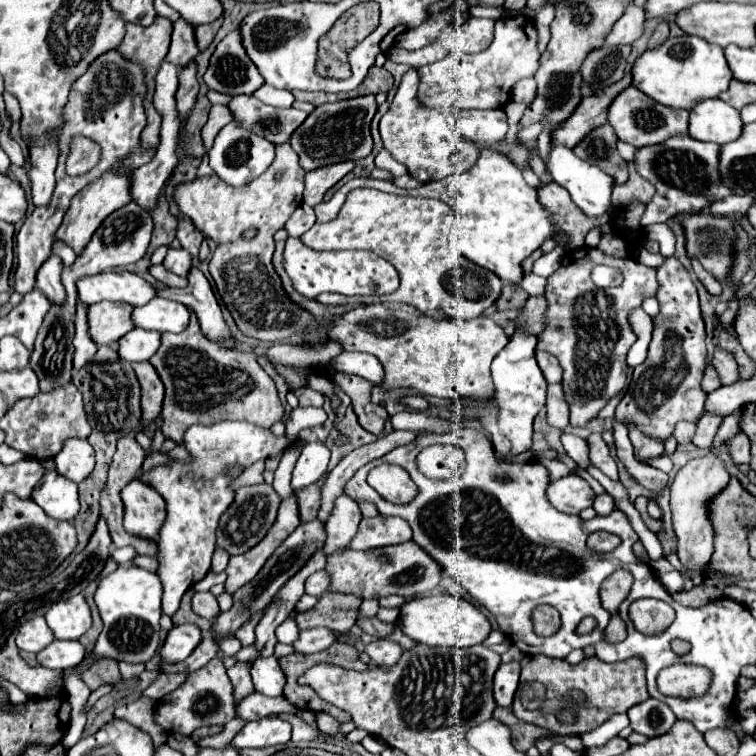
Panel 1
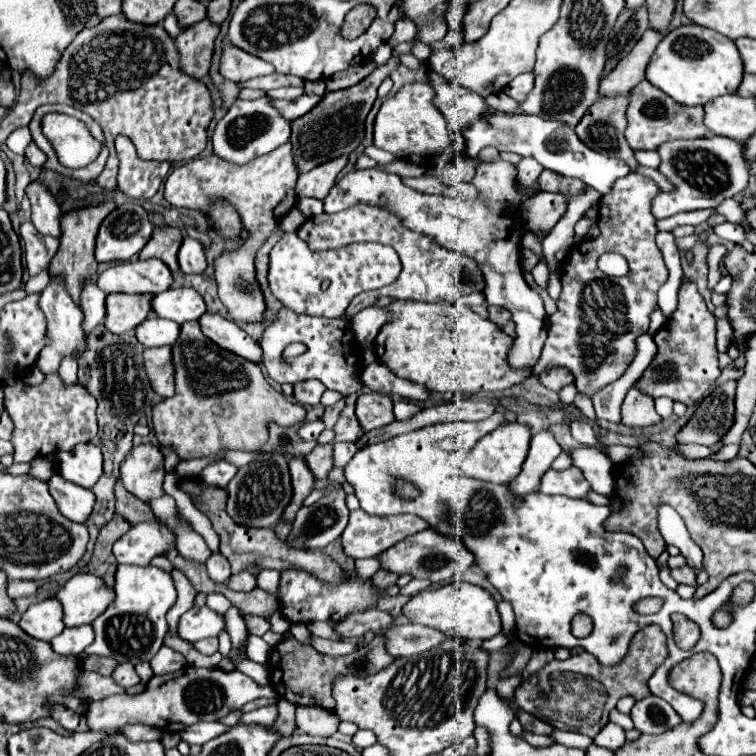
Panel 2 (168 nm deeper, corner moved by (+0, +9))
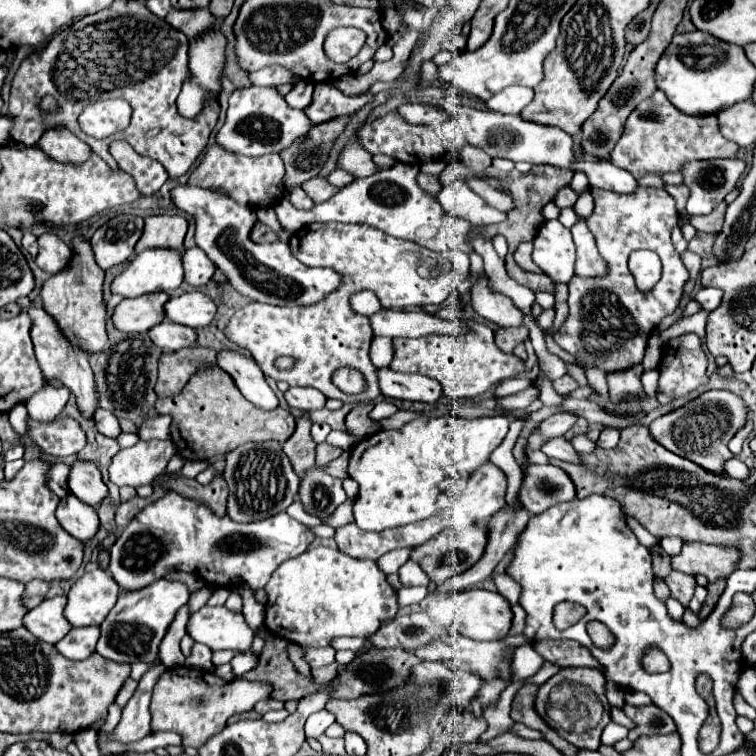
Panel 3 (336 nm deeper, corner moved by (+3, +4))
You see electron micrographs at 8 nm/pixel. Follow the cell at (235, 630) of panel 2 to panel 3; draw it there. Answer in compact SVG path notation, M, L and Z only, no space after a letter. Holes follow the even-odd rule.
M237 653L237 655L233 657L233 661L231 661L231 667L233 667L233 673L235 673L235 675L247 673L247 671L251 671L255 665L257 665L257 657L241 655L241 653Z

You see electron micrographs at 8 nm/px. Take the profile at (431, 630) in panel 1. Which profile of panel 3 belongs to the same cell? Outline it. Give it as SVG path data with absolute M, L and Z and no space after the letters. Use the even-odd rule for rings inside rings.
M469 589L469 591L455 593L455 595L439 595L427 607L427 613L435 615L435 617L449 613L451 623L447 625L447 629L451 633L455 631L463 637L477 639L477 641L491 641L491 639L507 637L507 633L511 629L511 621L513 621L513 611L511 611L509 601L499 593L491 593L491 591L483 591L483 589Z

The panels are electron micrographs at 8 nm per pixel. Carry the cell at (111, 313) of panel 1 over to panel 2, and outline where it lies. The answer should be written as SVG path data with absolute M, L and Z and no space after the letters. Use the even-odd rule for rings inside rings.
M108 294L104 326L112 334L134 330L152 312L150 294Z

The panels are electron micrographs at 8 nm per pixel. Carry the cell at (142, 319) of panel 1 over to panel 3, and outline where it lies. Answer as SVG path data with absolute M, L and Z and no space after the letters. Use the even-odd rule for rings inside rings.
M191 291L183 293L181 297L171 297L165 305L167 319L187 327L205 327L213 321L215 313L215 301L203 291Z

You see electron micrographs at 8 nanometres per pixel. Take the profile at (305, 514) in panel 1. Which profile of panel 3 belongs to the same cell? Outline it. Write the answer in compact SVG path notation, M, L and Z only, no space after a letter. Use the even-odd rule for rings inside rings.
M319 443L317 449L315 449L315 461L317 465L327 465L329 461L337 459L341 455L341 449L339 447L331 447L329 443Z

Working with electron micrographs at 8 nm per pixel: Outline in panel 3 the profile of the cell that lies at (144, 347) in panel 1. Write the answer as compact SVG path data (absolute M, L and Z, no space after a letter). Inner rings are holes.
M165 319L163 323L155 325L153 329L149 329L149 337L153 343L161 345L161 349L165 351L177 351L183 347L191 347L197 341L197 331L185 325L177 325L169 319Z

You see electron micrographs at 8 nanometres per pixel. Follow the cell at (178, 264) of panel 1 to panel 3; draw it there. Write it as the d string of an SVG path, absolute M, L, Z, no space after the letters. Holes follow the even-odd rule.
M193 247L193 249L185 251L185 255L183 255L183 269L185 269L185 281L189 285L203 287L205 283L211 281L217 267L205 255L205 251L201 251L199 247Z

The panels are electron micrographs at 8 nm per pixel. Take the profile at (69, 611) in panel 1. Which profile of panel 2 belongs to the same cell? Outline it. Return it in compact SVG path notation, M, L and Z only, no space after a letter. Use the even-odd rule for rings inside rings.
M94 574L72 576L56 594L64 610L64 626L92 624L114 600L114 592Z

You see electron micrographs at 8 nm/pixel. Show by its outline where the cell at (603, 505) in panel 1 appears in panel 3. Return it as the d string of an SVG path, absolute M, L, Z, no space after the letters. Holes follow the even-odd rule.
M555 437L555 439L547 439L541 445L541 451L547 457L555 457L555 459L563 459L563 461L577 461L577 451L571 447L571 443L565 437Z

